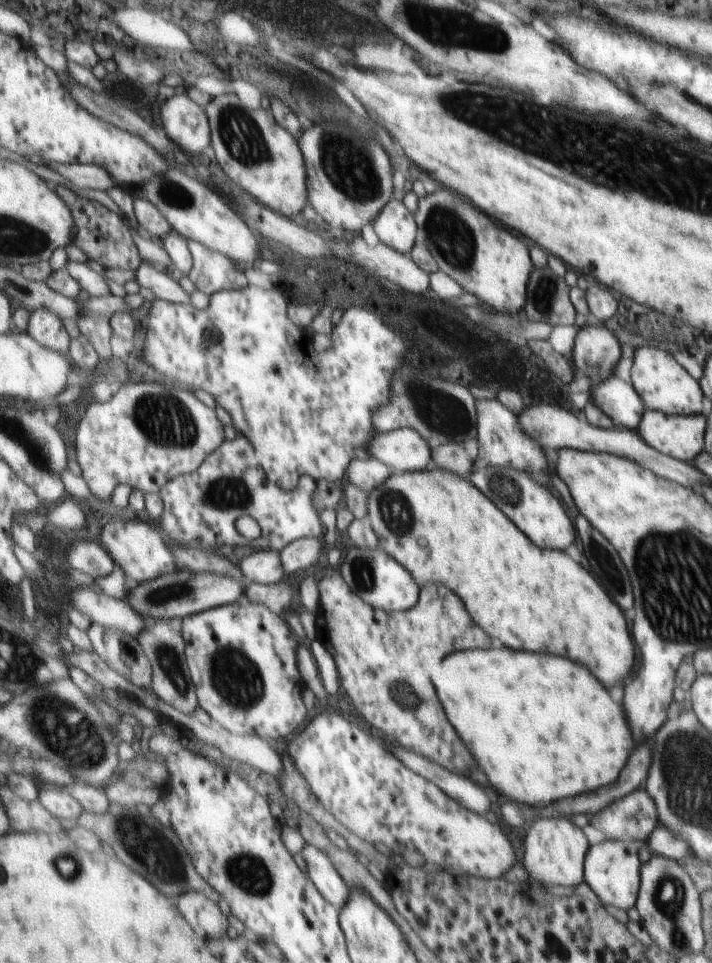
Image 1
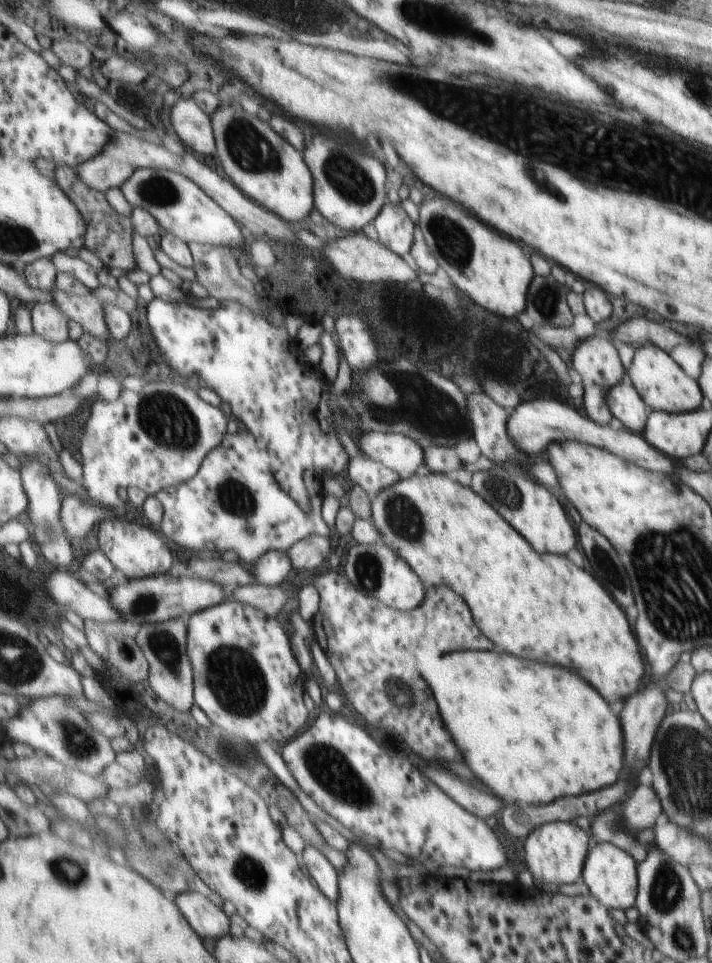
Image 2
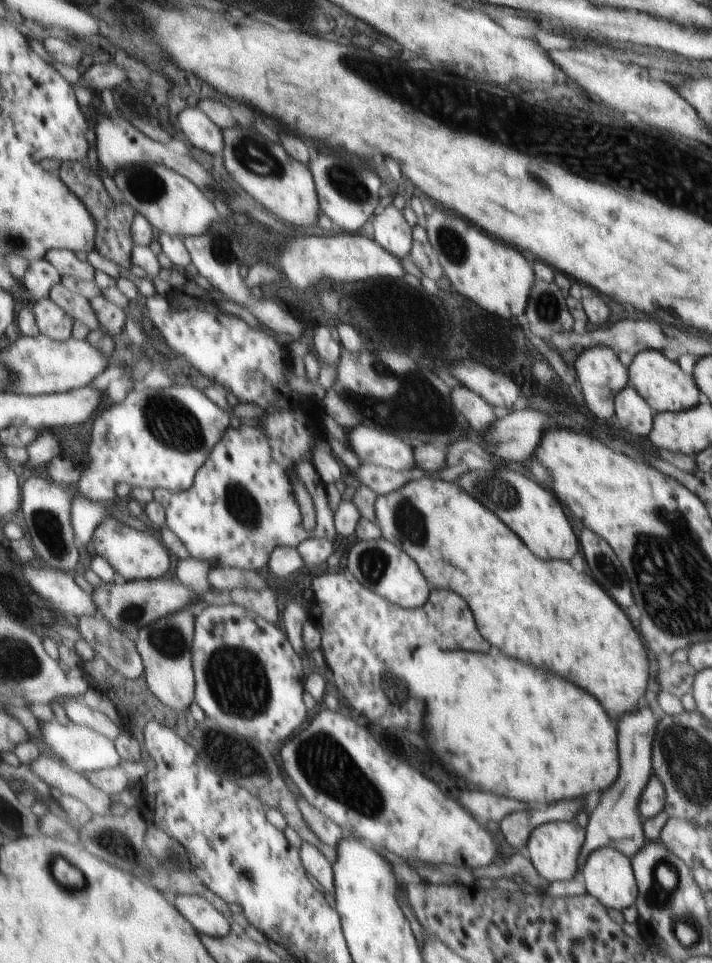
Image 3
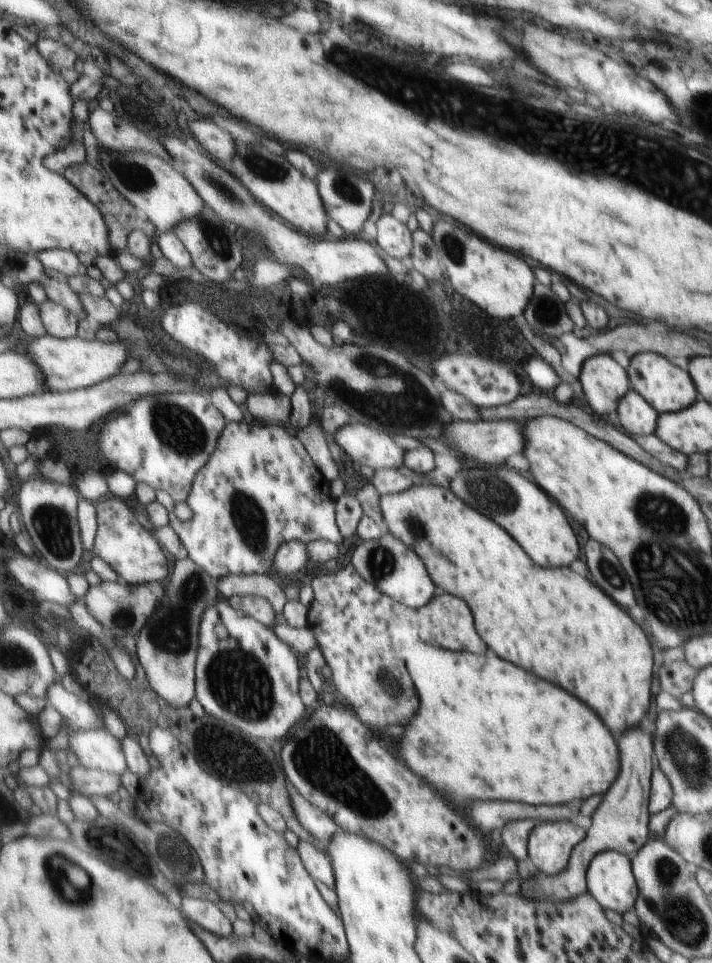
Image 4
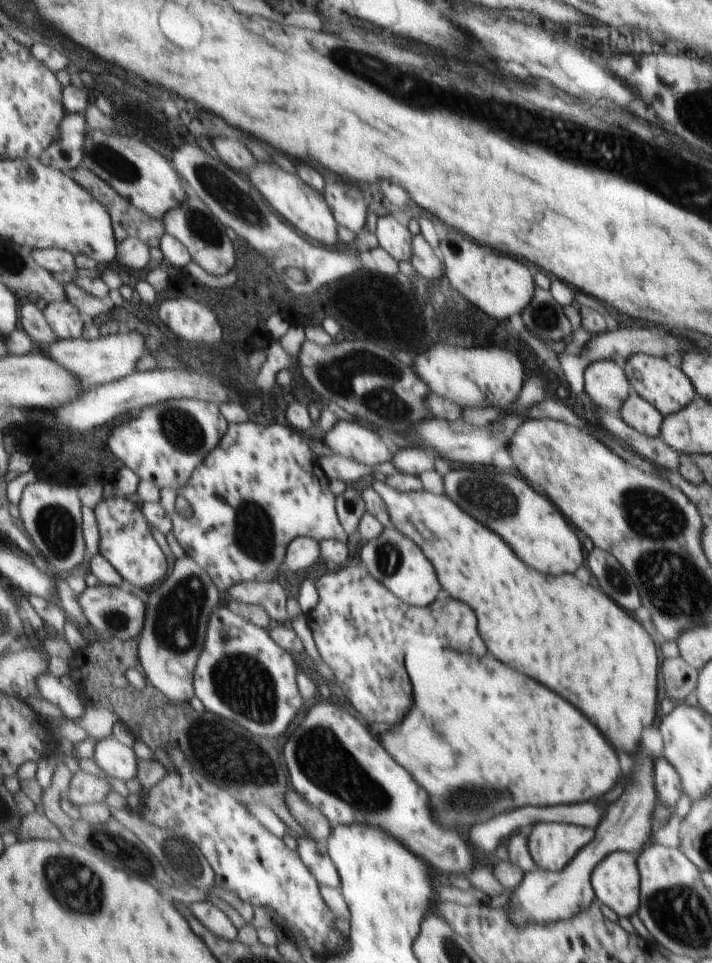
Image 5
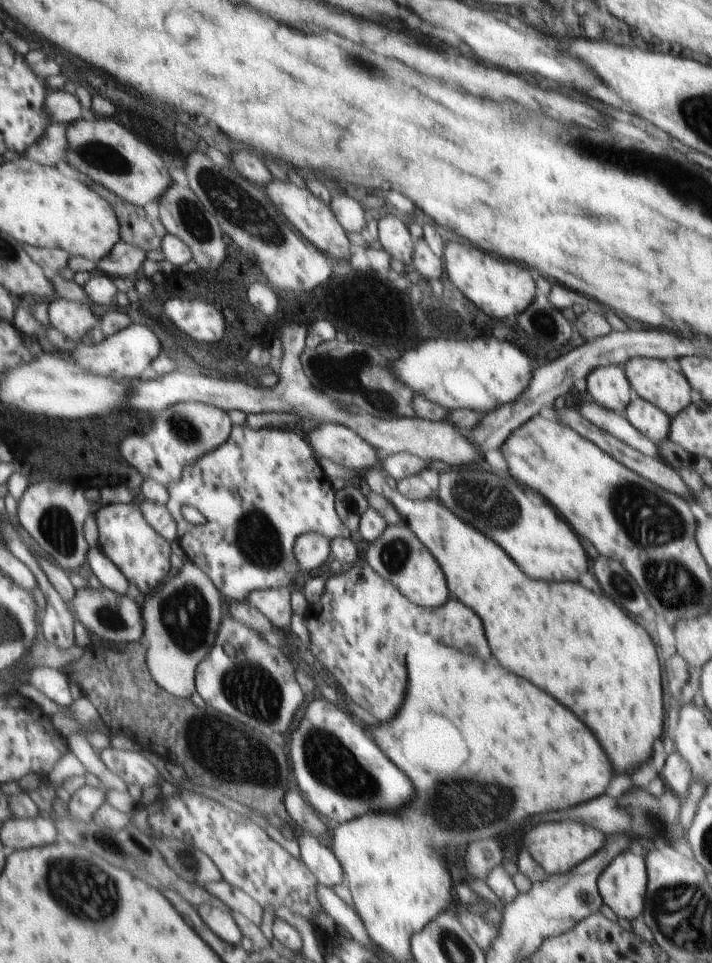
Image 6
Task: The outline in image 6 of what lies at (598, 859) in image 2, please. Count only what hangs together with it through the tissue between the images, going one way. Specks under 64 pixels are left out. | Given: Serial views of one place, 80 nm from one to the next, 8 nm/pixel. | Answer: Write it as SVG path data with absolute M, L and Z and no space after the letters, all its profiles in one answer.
M621 851L598 877L597 888L603 902L617 917L631 921L639 916L644 910L647 895L643 854Z

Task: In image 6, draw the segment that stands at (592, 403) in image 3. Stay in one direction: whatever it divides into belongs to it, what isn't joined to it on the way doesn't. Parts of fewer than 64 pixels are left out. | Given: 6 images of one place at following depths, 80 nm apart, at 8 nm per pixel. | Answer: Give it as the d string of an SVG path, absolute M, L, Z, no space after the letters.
M617 365L594 368L586 376L586 392L599 406L625 414L630 384Z

